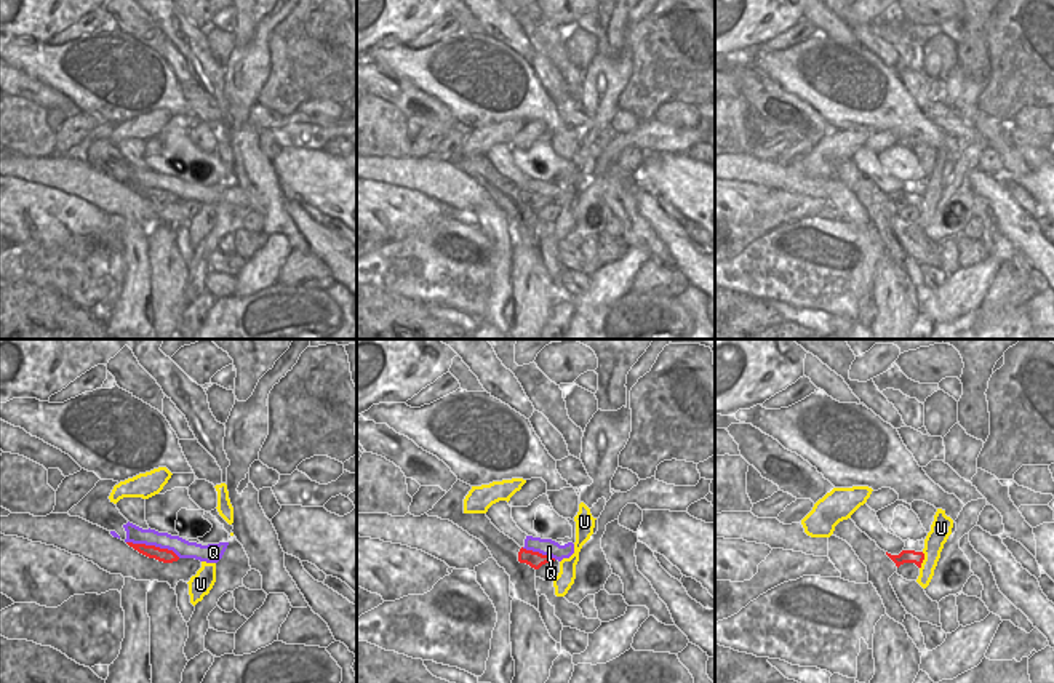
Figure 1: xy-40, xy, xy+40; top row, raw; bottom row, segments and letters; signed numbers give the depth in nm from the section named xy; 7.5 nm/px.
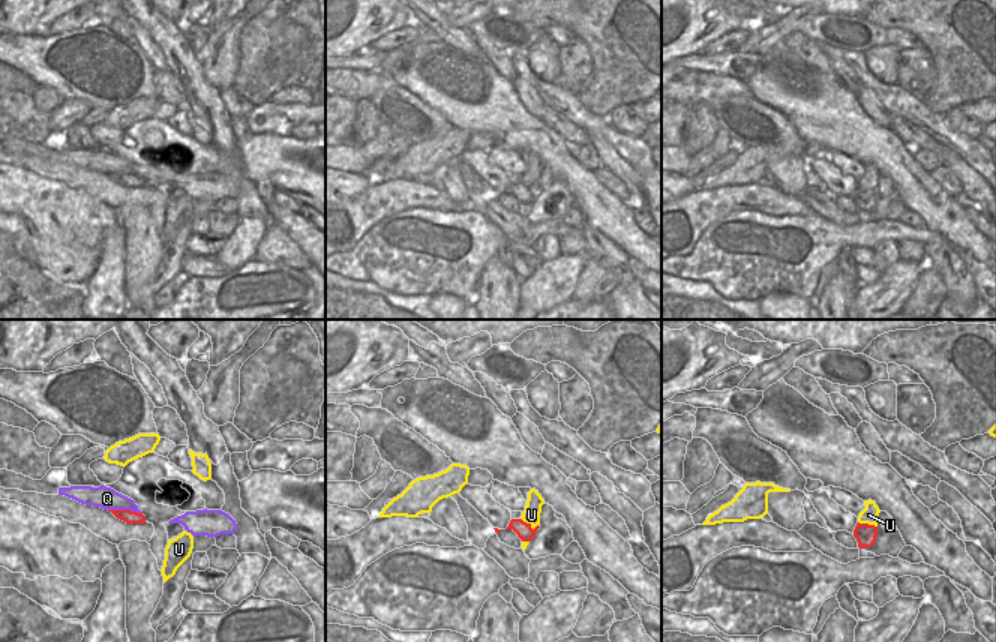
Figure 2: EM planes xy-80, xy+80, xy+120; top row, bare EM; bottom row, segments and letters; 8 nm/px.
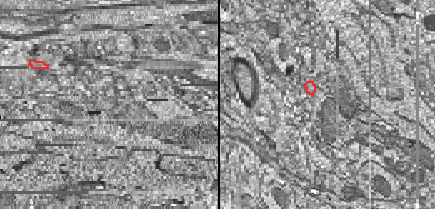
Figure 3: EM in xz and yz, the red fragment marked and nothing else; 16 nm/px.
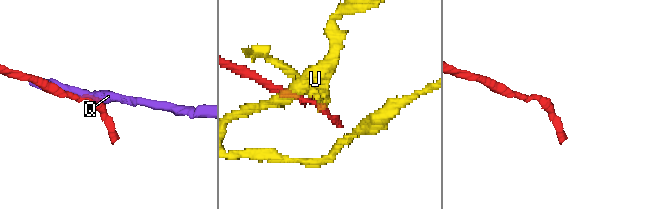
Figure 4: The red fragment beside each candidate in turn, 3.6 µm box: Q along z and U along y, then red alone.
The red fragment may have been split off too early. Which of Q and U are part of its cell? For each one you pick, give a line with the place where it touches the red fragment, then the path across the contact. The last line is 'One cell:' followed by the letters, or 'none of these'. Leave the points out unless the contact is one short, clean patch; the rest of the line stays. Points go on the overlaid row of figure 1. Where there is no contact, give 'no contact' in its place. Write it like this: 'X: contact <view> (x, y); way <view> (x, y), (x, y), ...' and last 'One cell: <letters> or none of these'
One cell: none of these

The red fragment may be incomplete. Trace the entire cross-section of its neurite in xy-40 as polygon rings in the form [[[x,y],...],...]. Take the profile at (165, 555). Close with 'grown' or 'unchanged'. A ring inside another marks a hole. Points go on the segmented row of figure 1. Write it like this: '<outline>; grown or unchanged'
[[[126,542],[126,544],[133,547],[134,550],[138,550],[139,553],[149,558],[155,558],[163,563],[173,563],[179,560],[179,557],[173,550],[168,550],[168,549],[160,549],[160,547],[146,545],[146,544],[133,544],[133,542]]]; unchanged

